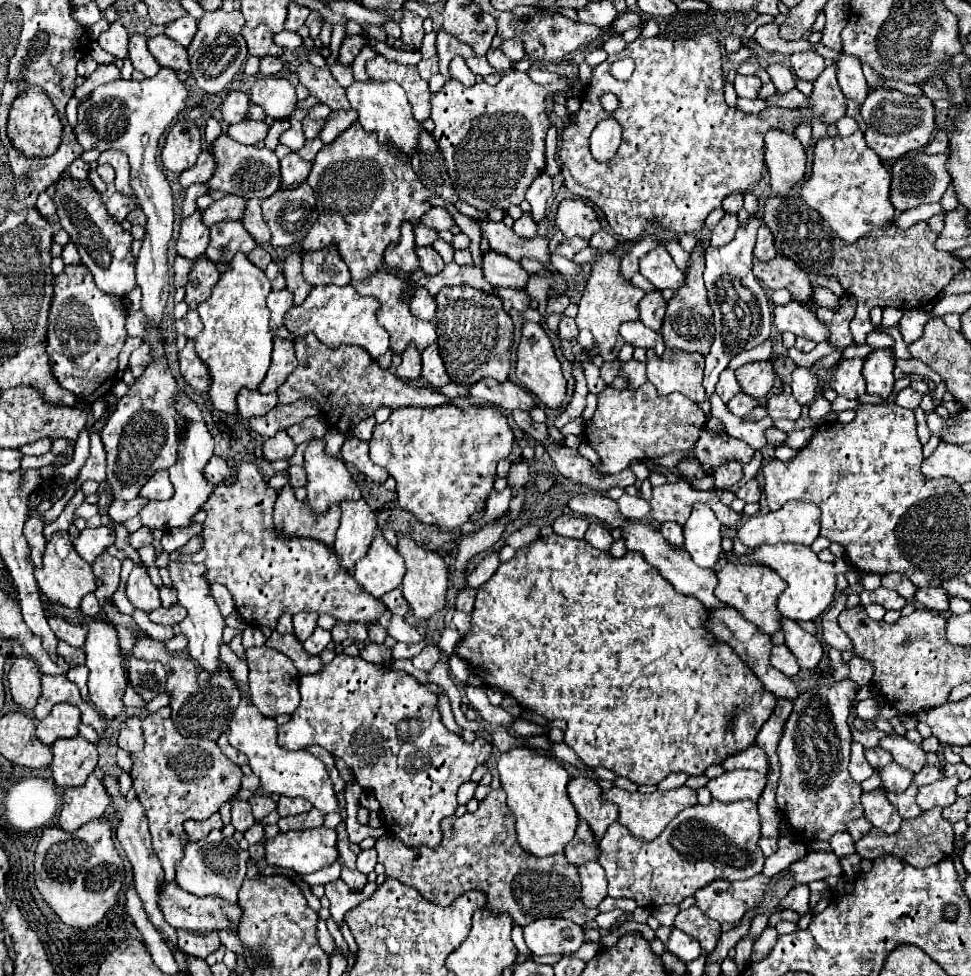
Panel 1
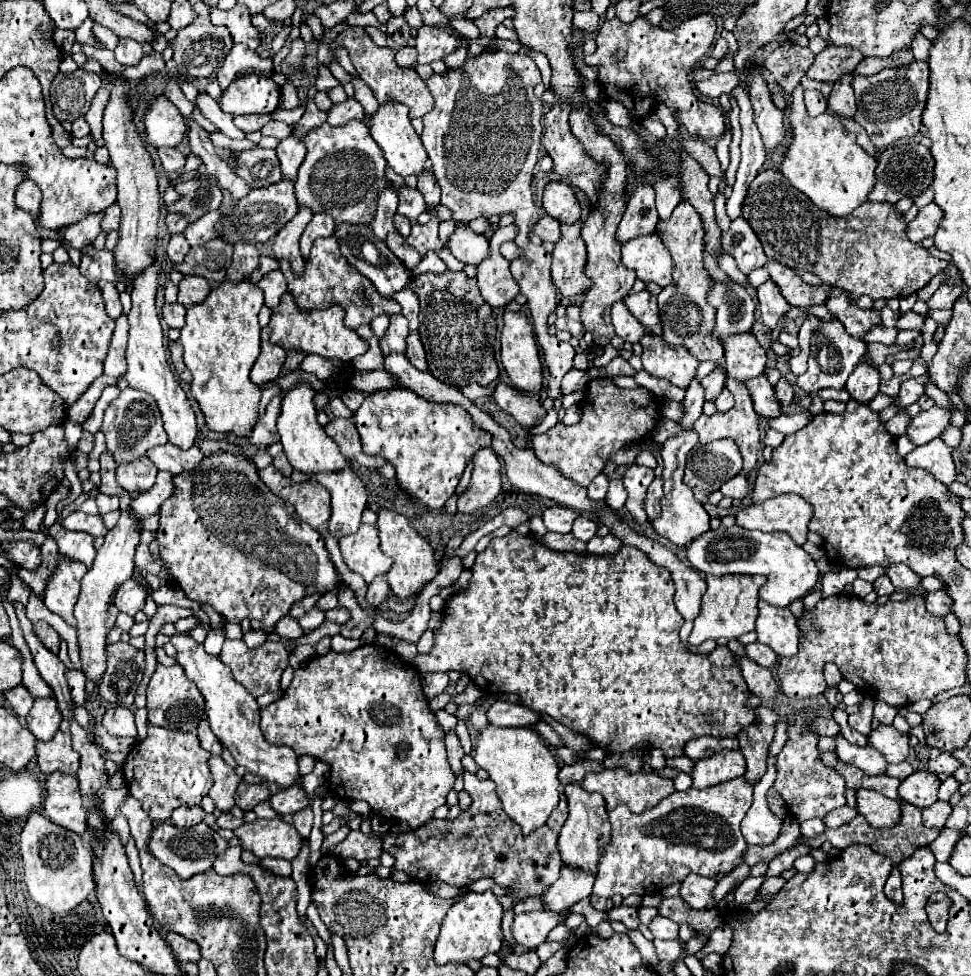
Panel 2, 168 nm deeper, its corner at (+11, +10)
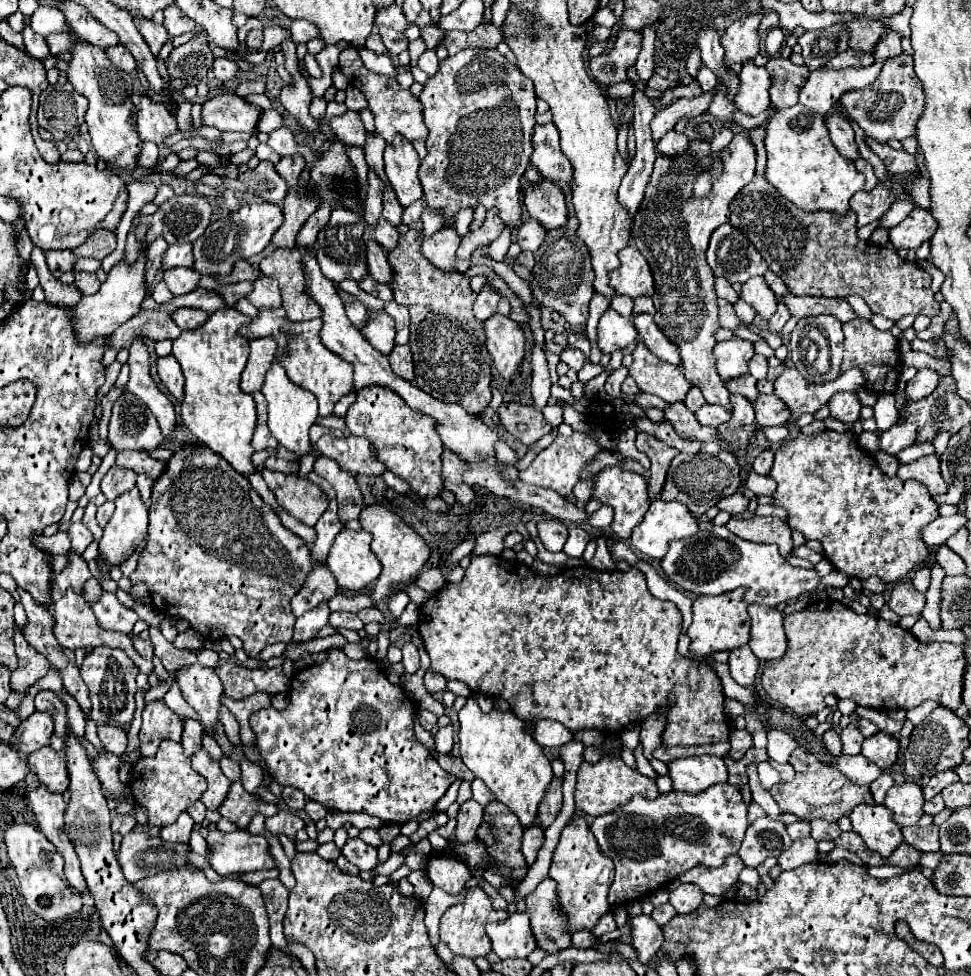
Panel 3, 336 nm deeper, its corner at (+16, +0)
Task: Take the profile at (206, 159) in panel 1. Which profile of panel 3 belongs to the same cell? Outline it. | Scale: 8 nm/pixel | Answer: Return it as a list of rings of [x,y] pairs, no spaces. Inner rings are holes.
[[[144,143],[140,151],[140,165],[146,169],[154,169],[158,165],[158,147],[156,143]]]

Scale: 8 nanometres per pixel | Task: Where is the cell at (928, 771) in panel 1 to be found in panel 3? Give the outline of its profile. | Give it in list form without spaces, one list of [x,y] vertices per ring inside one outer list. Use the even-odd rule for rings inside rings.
[[[882,773],[876,781],[872,781],[872,783],[870,783],[870,791],[872,791],[872,795],[874,795],[874,801],[876,801],[876,803],[882,803],[884,797],[886,797],[886,791],[888,791],[892,785],[894,785],[894,779],[892,779],[892,775],[888,775],[888,773]]]

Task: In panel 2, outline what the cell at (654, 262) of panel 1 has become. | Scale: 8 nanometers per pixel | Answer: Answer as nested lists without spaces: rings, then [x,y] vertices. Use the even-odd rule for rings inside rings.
[[[655,233],[627,241],[623,245],[621,263],[627,269],[633,269],[637,279],[643,283],[657,283],[659,287],[665,287],[671,281],[673,263],[669,251]]]

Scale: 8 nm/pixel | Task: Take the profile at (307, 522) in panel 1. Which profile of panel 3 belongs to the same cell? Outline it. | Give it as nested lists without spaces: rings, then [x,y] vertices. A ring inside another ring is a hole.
[[[264,469],[262,477],[268,489],[276,495],[278,505],[308,527],[314,527],[328,507],[328,499],[322,489],[308,479],[278,471],[272,473],[270,469]]]

